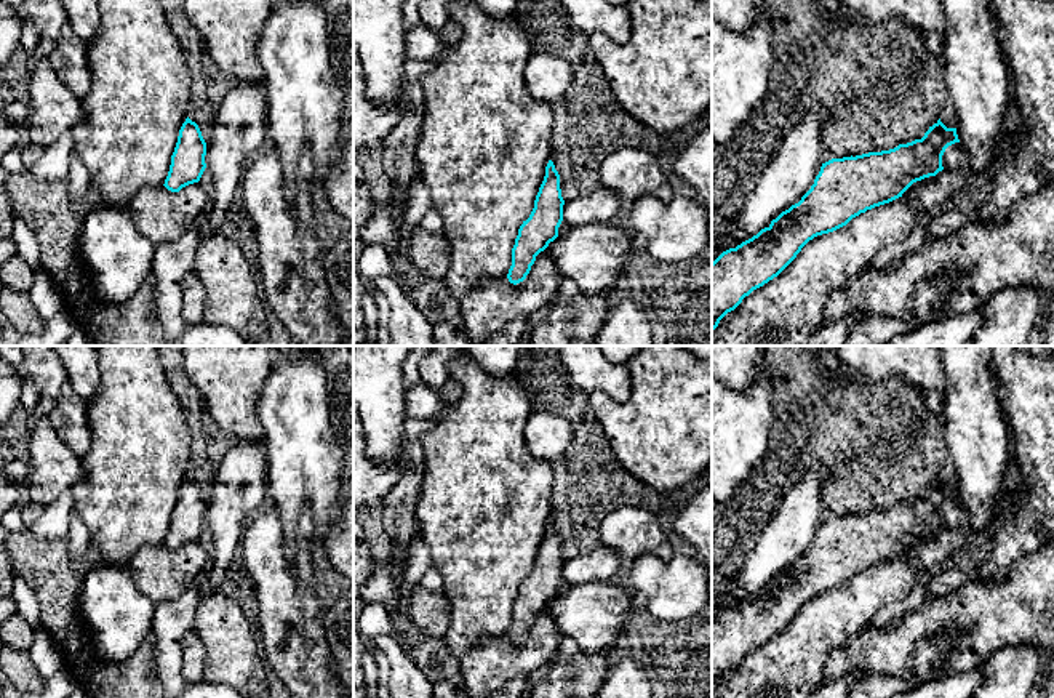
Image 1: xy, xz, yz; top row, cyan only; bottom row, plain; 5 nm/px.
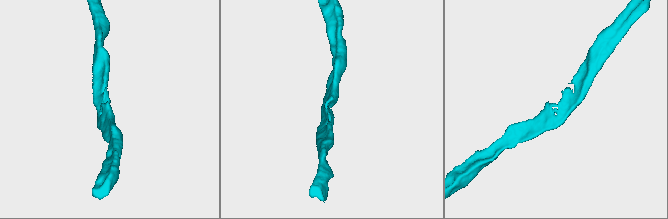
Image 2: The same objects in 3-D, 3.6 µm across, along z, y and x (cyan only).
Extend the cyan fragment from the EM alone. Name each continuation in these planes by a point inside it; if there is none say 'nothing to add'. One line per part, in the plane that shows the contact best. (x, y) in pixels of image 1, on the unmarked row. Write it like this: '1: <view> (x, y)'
nothing to add

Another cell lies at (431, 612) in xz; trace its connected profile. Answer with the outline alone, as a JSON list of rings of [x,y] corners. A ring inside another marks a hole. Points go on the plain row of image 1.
[[[417,584],[411,594],[409,615],[421,634],[445,637],[451,621],[451,605],[446,592],[429,592]]]

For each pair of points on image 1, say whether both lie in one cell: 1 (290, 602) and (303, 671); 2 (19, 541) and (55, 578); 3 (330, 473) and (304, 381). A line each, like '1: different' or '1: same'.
1: same
2: same
3: same

